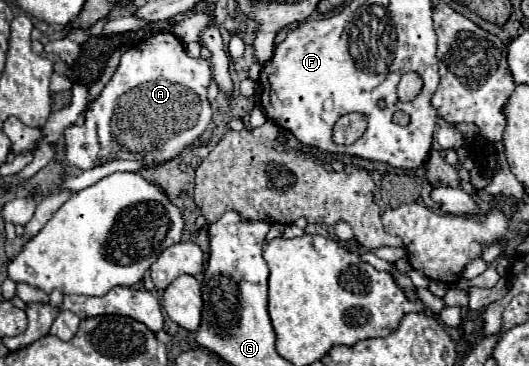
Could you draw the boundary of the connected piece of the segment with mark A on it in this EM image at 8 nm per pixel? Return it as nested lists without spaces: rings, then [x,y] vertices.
[[[157,33],[143,43],[131,47],[123,53],[121,63],[113,79],[105,85],[101,95],[85,111],[85,121],[81,127],[73,125],[65,131],[65,159],[71,167],[93,169],[113,159],[145,159],[167,161],[177,157],[185,147],[189,147],[209,125],[211,107],[207,101],[207,87],[211,83],[211,71],[205,59],[195,59],[185,53],[183,43],[171,33]]]

